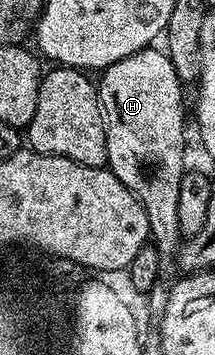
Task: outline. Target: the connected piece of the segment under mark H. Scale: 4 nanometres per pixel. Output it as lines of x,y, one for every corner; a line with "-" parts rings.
153,45
144,47
139,53
131,53
131,57
123,57
123,61
115,61
115,65
111,65
100,72
99,94
101,96
101,110
105,112
105,136
107,137
107,157
105,161
108,170
112,171
115,177
119,177
119,181
123,181
123,185
126,189
128,189
128,191
143,205
143,209
147,213
147,221
149,222
149,239
151,240
152,246
156,247
157,254
161,256
157,280
152,289
147,293
147,307
149,303
150,313
153,314
153,317
160,317
167,305
169,289
173,286
179,275
179,268
175,262
175,256
183,242
183,236
179,229
179,181
183,181
187,170
187,164
185,164
185,103
181,100
183,84
181,79
176,75
175,67
172,61
169,60
168,54
161,49
156,51
155,48
156,46

